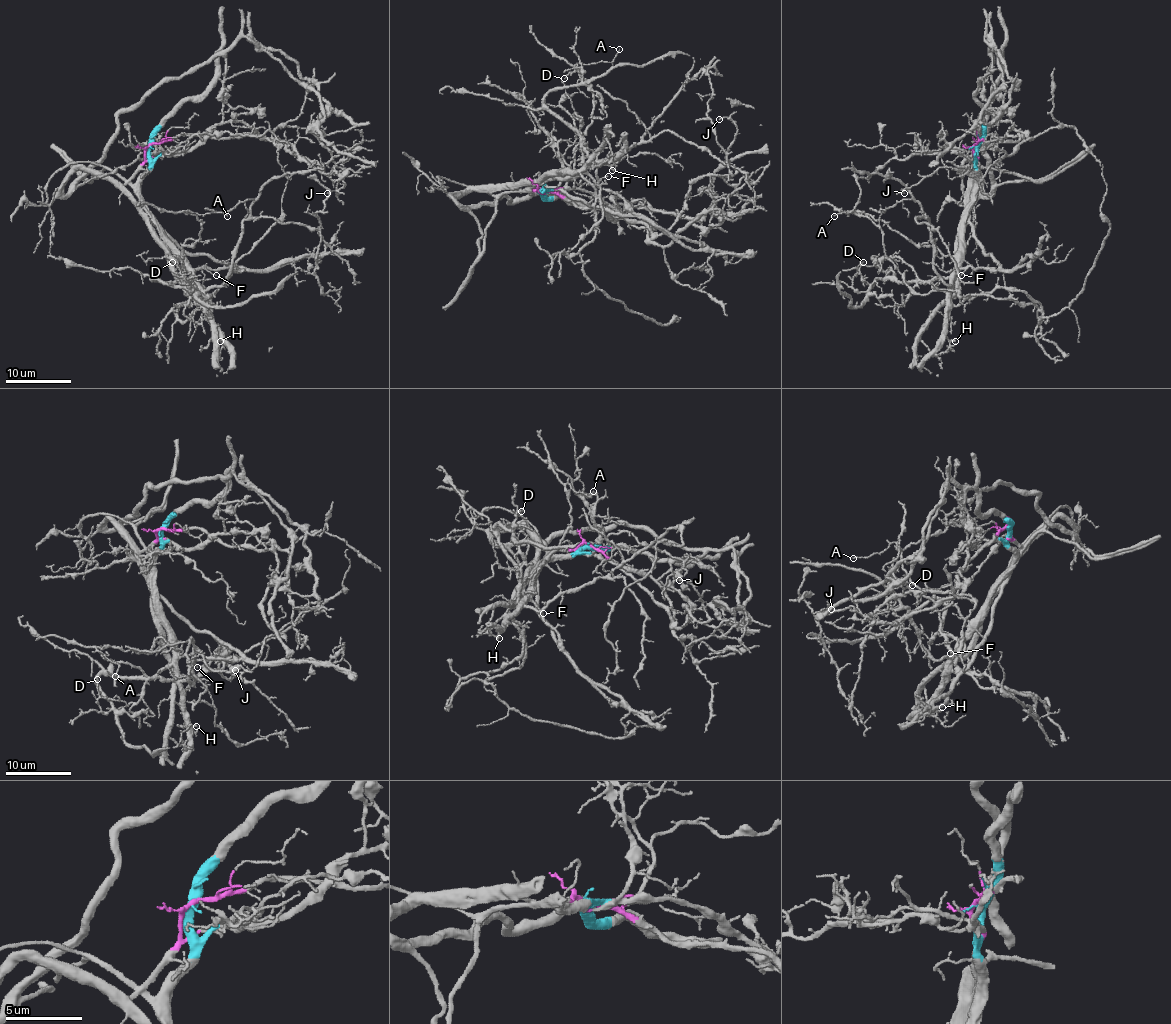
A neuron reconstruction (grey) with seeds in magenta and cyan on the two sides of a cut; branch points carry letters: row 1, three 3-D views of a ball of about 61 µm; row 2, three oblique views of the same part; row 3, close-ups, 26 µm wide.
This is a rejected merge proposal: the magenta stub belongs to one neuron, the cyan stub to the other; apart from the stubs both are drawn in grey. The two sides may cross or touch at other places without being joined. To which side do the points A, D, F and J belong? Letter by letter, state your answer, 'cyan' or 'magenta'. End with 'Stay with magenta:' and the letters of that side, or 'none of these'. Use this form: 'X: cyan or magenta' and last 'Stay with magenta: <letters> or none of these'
A: cyan
D: cyan
F: cyan
J: magenta
Stay with magenta: J

